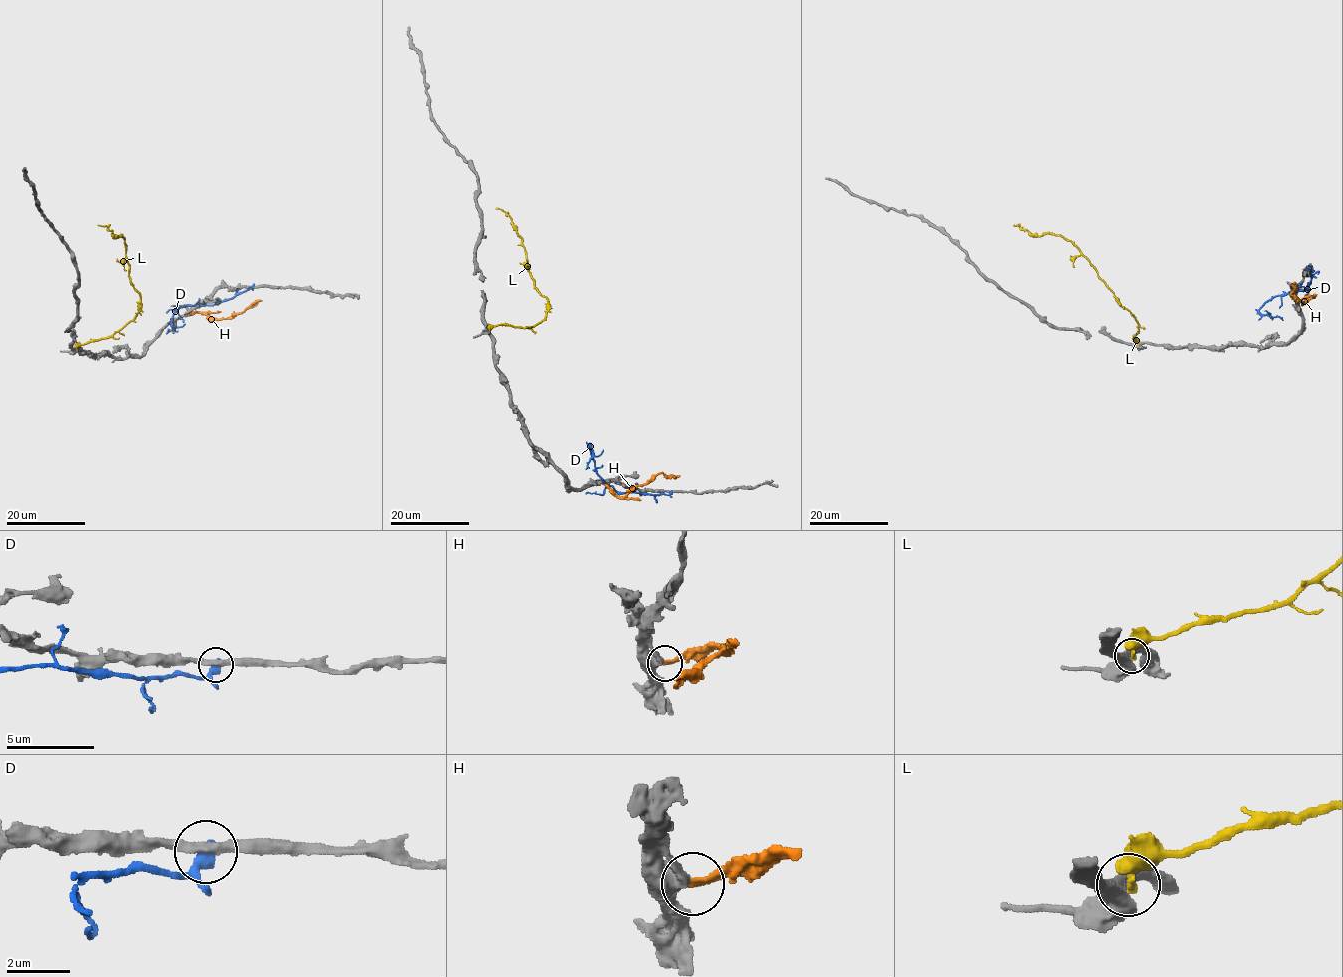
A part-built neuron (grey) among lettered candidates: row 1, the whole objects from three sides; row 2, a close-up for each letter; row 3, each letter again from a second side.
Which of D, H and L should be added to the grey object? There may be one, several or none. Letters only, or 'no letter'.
H

